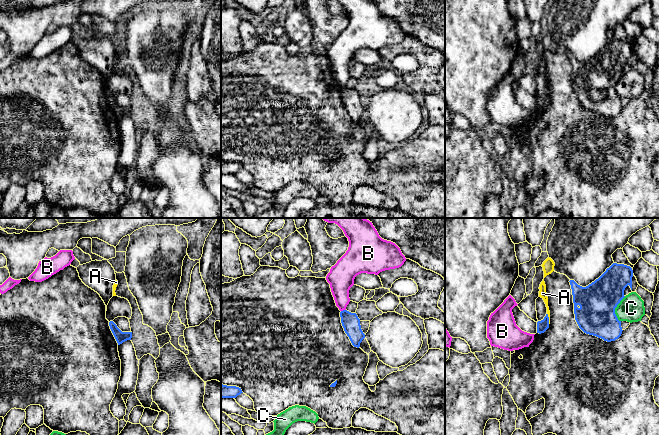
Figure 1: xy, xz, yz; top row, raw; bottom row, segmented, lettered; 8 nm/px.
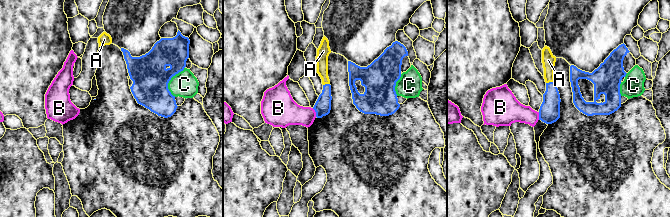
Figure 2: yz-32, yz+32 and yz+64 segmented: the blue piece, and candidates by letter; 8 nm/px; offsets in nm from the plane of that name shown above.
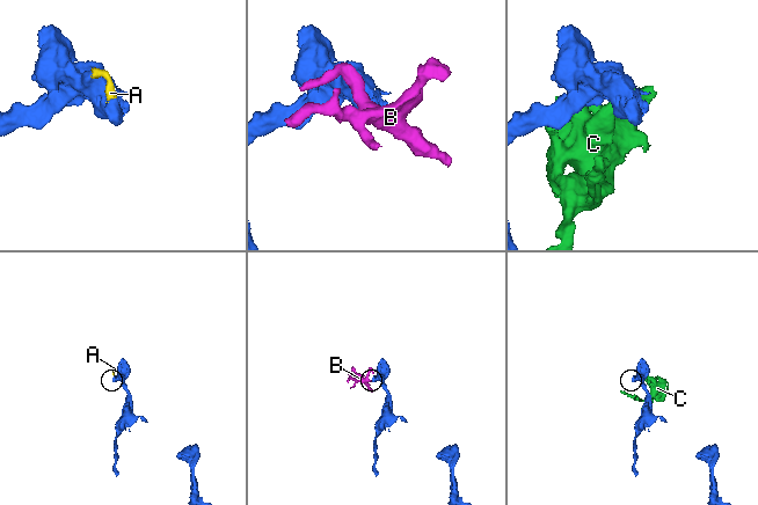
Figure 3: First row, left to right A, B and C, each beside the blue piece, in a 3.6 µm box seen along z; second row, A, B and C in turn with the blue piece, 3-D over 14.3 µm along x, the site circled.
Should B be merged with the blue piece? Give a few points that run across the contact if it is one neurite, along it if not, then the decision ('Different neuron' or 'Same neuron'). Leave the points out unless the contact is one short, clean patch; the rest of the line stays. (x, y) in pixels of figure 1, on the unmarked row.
Line: xz (345, 85), (341, 87). Different neuron

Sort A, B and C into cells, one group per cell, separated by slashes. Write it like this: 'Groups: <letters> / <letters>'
Groups: A / B / C

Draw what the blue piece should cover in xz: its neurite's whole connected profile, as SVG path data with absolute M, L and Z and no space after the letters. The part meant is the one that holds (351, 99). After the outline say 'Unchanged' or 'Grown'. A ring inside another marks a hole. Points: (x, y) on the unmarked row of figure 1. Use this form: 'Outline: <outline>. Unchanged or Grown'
Outline: M343 86L340 88L340 93L344 107L349 113L352 121L359 124L360 119L365 114L365 110L361 105L360 95L357 90Z. Unchanged

